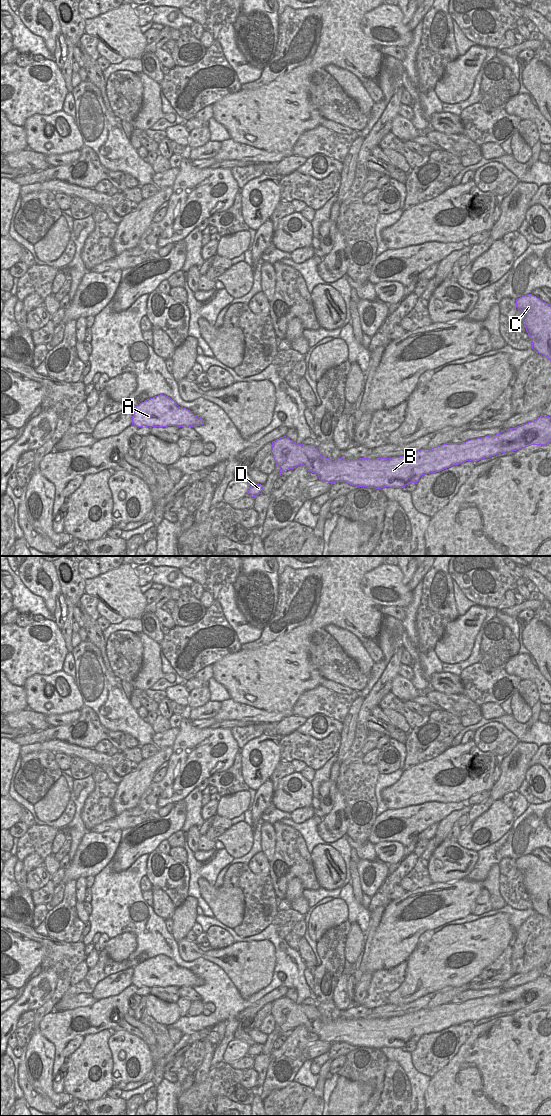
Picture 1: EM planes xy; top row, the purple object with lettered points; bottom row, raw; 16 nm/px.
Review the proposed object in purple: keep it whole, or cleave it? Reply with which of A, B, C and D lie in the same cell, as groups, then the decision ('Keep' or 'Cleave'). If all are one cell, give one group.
Groups: A B C D. Keep

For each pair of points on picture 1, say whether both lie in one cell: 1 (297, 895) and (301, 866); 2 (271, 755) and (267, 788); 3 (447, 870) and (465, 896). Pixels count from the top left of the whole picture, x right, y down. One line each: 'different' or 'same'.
1: different
2: different
3: different

